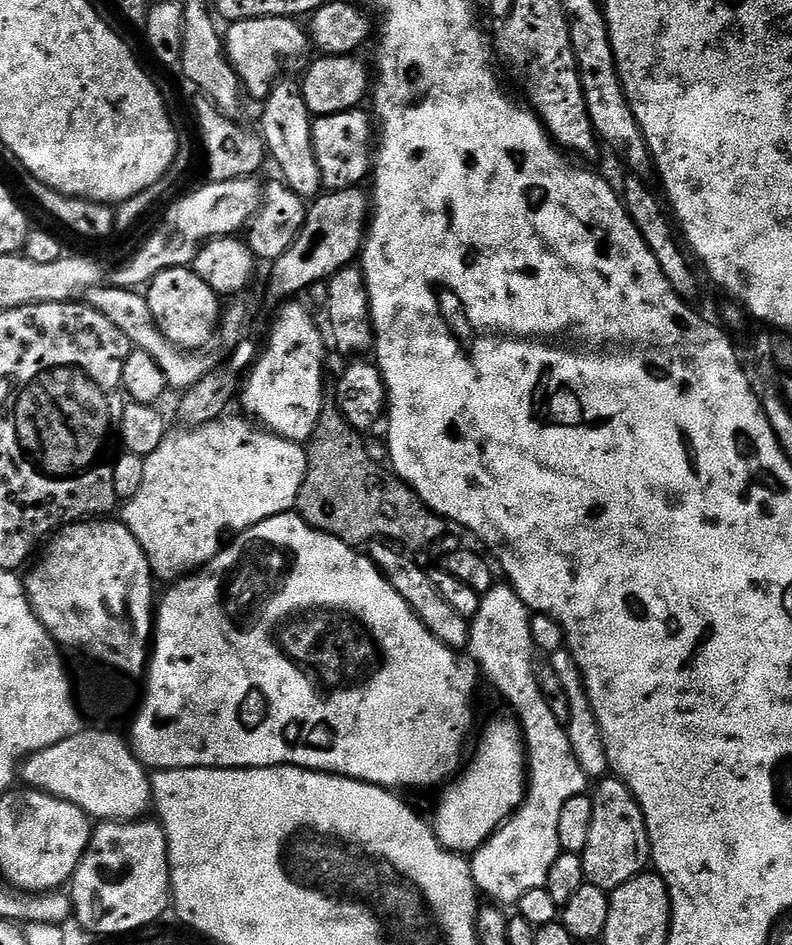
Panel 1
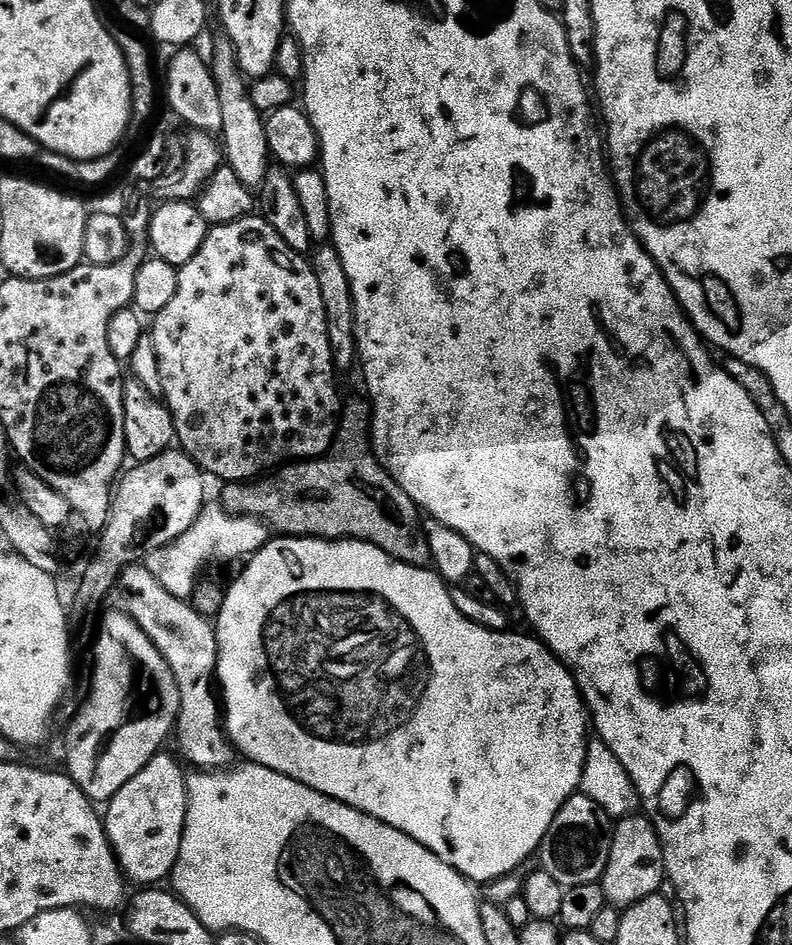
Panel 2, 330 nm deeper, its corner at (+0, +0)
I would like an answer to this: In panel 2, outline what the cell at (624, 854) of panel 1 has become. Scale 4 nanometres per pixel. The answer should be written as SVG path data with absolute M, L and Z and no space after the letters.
M643 814L619 817L612 828L610 858L600 880L605 901L611 907L623 910L642 902L642 898L657 895L665 884L664 848L660 845L654 826Z

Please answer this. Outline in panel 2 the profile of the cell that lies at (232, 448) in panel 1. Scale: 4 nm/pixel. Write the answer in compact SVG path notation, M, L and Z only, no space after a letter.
M219 503L210 504L202 508L193 525L177 540L154 550L146 557L146 567L150 570L150 574L154 574L154 578L158 578L158 582L162 582L166 590L170 590L170 594L183 600L191 597L198 583L196 575L211 560L243 561L245 558L255 556L270 539L268 525L256 517L234 516L221 508Z

